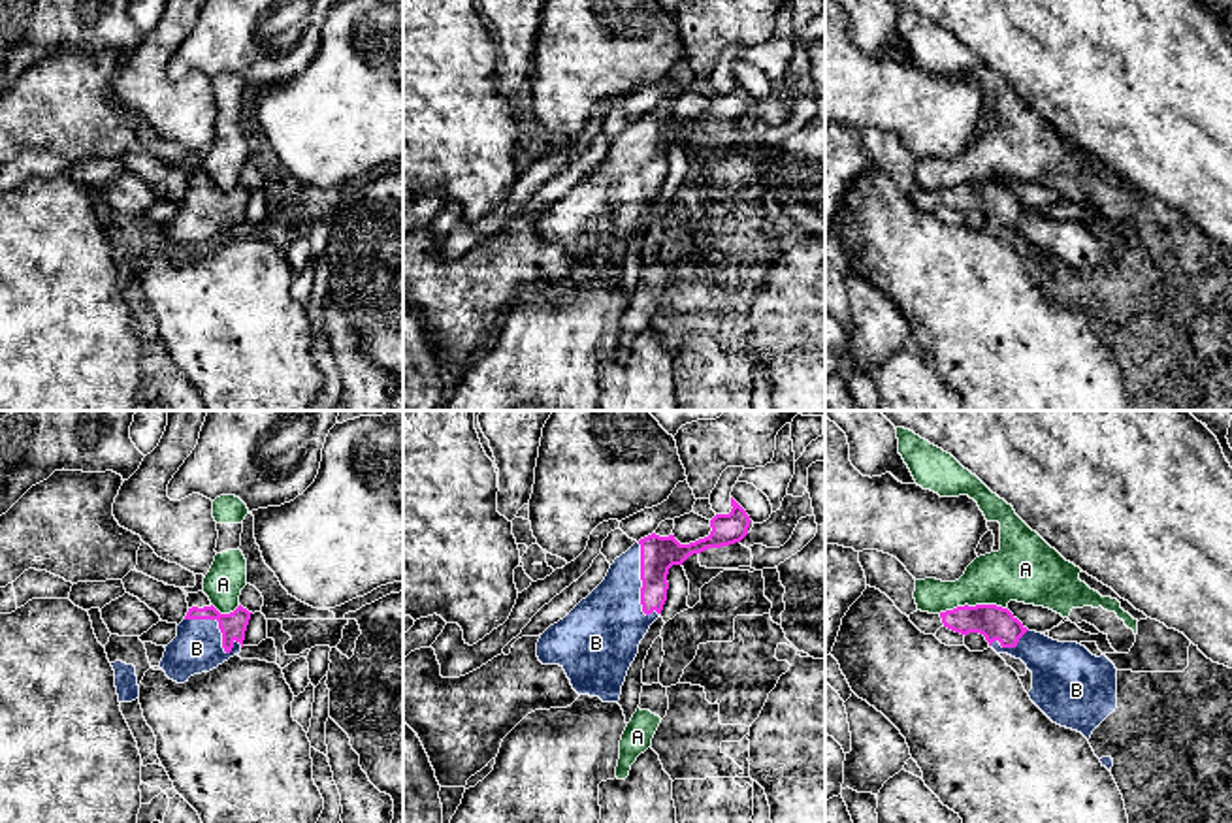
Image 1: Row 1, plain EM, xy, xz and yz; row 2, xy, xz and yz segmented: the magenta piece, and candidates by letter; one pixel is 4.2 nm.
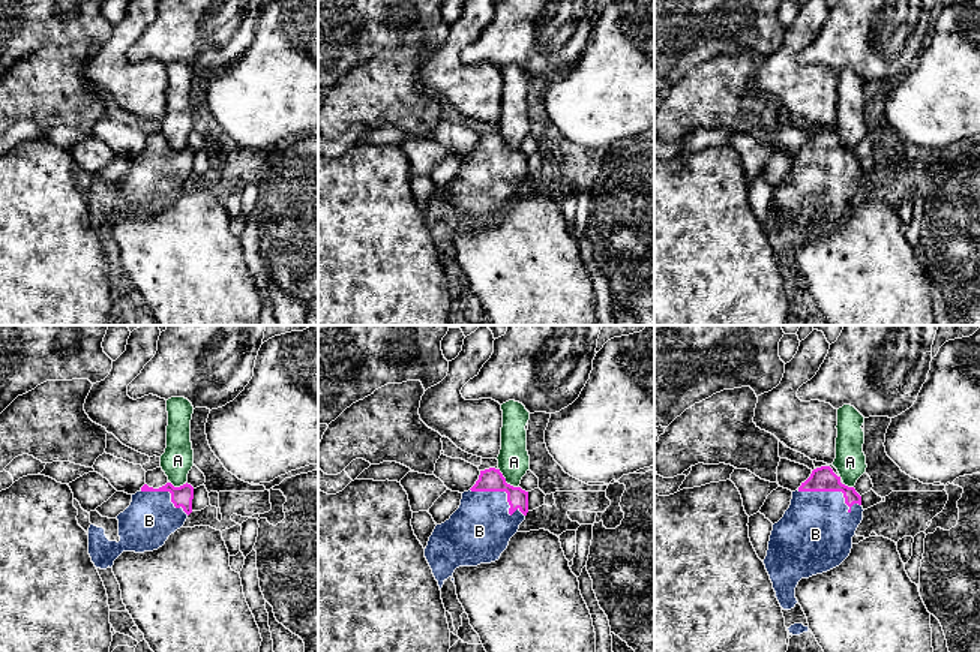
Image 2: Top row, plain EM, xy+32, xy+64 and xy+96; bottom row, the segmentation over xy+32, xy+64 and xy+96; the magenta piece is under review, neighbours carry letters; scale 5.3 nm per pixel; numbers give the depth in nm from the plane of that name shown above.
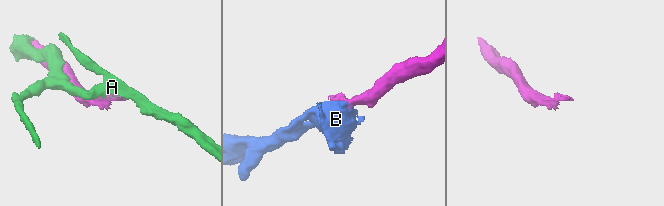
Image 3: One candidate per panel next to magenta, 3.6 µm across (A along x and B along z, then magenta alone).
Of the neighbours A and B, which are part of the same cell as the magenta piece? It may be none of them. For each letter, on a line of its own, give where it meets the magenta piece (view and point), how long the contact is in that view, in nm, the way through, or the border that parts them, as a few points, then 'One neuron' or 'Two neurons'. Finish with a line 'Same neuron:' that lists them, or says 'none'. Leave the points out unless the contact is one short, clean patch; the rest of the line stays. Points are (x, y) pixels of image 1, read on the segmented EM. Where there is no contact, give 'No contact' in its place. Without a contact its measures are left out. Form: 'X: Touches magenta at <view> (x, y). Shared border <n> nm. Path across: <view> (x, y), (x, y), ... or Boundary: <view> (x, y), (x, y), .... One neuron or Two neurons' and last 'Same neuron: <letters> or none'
A: Touches magenta at yz (971, 607). Shared border 280 nm. Two neurons
B: Touches magenta at xy (219, 628). Shared border 280 nm. One neuron
Same neuron: B

